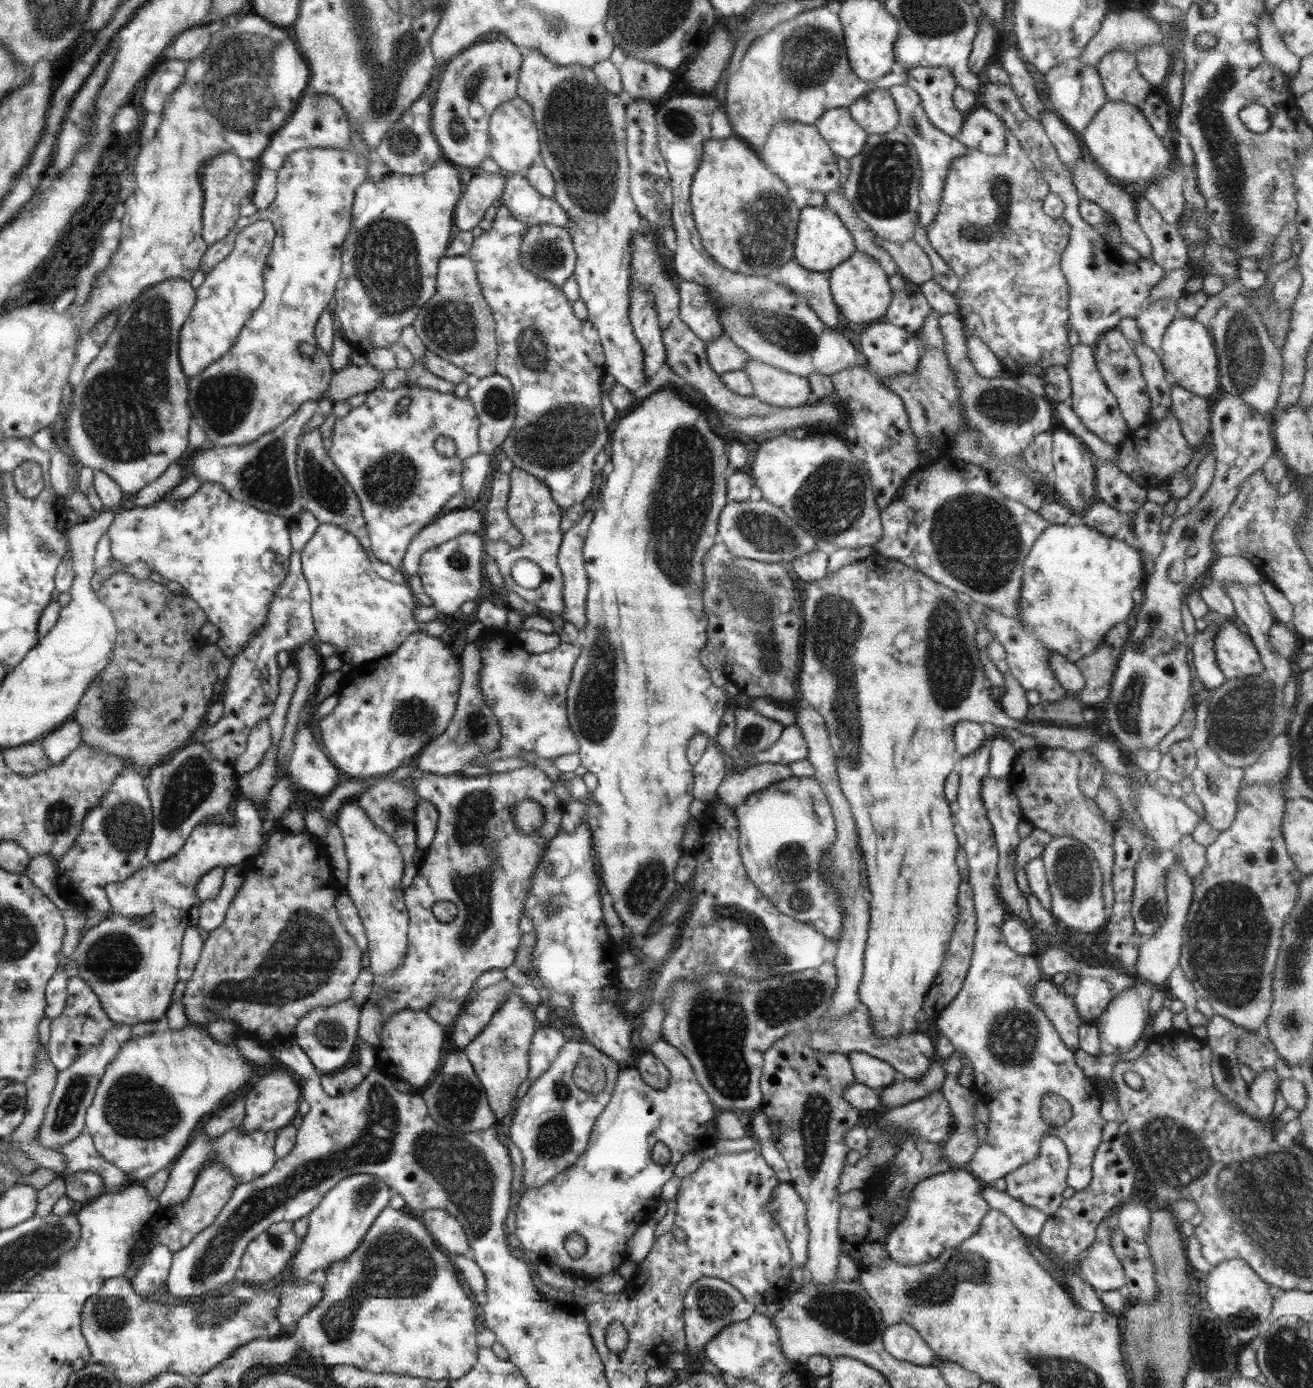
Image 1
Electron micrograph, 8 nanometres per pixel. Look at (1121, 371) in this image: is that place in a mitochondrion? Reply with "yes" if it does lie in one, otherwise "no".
yes

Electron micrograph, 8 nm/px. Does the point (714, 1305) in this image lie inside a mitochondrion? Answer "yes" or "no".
yes

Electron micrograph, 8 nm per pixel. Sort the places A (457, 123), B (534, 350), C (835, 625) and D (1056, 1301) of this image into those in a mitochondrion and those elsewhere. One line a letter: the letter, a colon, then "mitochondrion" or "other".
A: mitochondrion
B: mitochondrion
C: mitochondrion
D: other

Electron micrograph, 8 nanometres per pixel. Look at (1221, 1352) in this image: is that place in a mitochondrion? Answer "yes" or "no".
no

